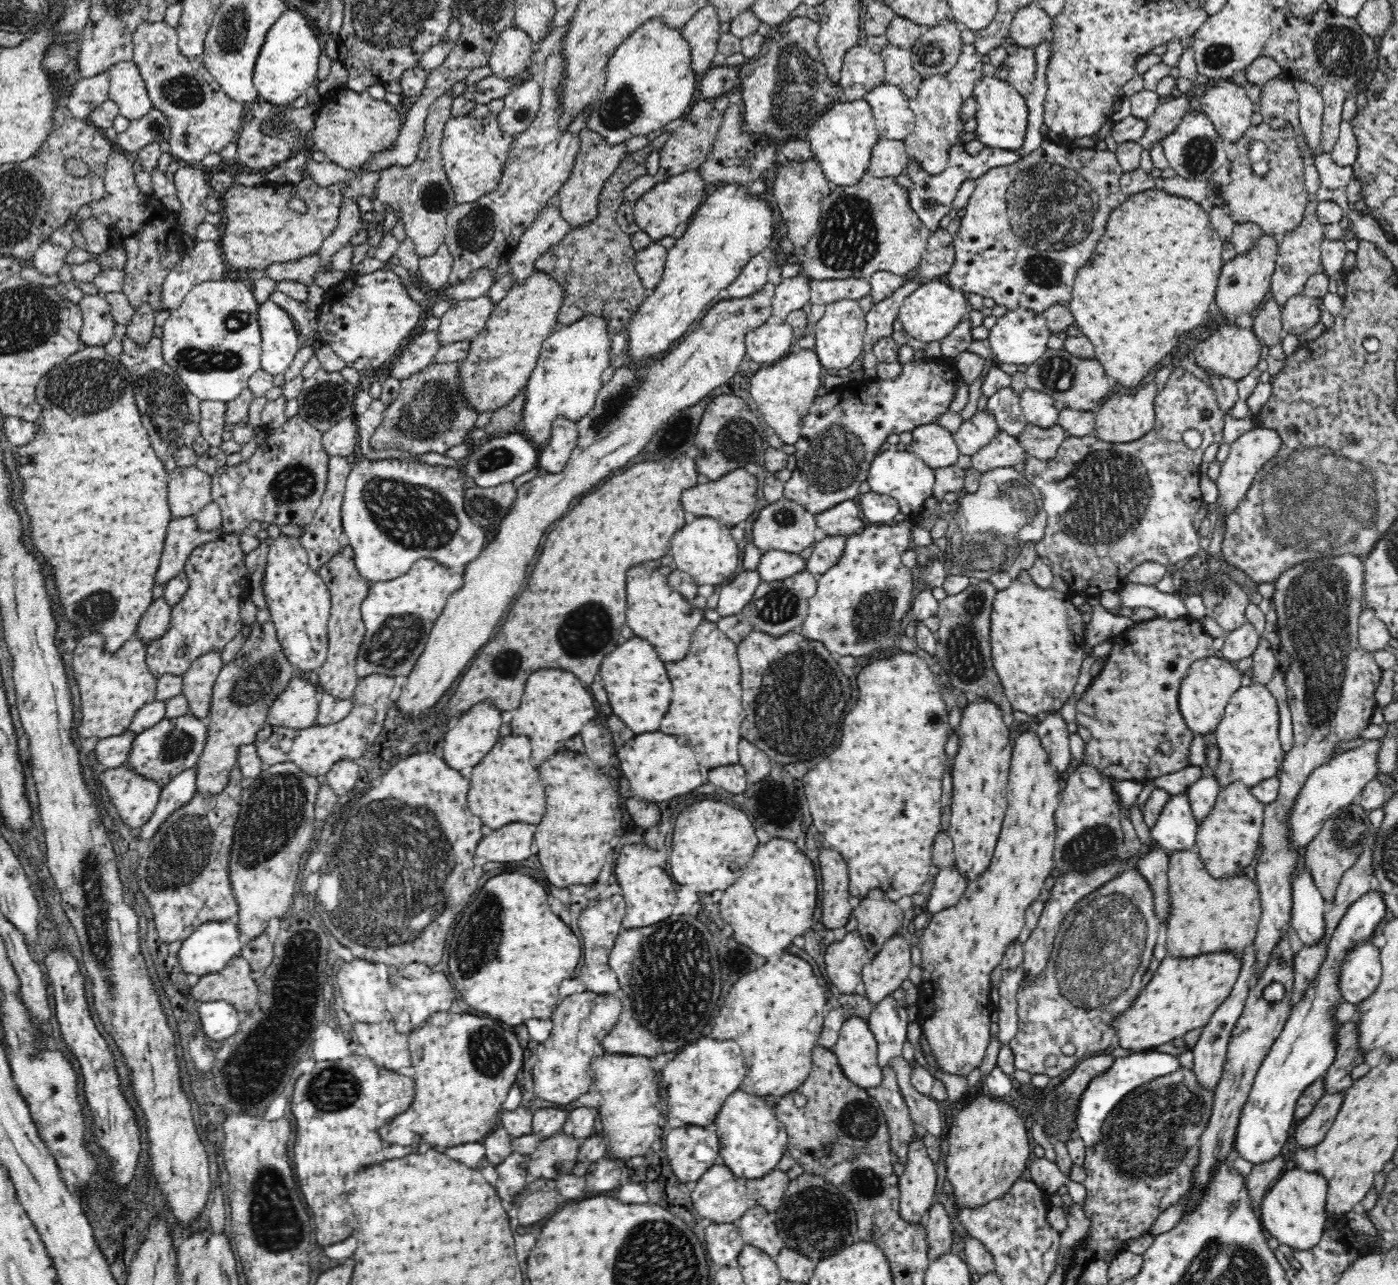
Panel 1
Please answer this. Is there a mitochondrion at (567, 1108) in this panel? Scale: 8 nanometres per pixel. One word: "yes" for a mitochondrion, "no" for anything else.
no

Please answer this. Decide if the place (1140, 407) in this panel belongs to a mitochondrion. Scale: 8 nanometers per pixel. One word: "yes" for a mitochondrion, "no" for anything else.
no

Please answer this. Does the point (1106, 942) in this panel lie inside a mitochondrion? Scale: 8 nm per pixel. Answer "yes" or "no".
yes

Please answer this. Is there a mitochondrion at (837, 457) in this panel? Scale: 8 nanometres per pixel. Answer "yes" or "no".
yes

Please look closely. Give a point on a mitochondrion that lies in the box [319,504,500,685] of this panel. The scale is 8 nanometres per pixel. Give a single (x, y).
(395, 643)

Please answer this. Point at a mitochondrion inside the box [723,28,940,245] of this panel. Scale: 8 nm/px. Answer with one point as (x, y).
(794, 95)

